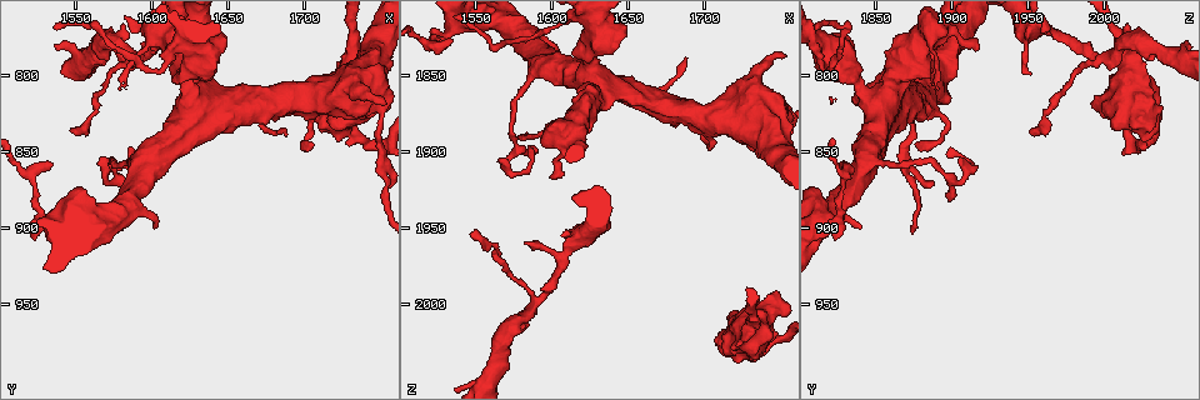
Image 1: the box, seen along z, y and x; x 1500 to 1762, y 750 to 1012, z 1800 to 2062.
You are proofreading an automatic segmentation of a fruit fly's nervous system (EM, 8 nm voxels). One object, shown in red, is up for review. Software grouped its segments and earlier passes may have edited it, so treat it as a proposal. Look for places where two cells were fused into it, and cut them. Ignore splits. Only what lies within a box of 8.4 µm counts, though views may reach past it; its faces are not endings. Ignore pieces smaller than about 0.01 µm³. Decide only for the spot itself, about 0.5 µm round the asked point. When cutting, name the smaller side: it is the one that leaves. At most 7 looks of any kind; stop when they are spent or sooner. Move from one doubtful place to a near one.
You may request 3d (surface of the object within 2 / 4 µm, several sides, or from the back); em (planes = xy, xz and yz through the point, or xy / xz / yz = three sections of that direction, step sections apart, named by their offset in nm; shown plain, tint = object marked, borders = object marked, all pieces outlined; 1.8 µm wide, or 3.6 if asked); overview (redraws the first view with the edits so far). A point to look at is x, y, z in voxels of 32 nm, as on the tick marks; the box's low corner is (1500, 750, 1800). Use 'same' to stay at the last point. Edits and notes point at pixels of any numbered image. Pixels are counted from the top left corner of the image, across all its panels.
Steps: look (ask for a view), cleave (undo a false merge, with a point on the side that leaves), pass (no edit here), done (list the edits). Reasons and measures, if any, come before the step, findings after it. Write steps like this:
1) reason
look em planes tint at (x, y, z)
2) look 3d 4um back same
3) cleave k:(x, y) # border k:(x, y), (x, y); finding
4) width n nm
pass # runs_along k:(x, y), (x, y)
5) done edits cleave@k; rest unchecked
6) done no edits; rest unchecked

thick turns thin
look 3d 4um at (1734, 840, 2032)

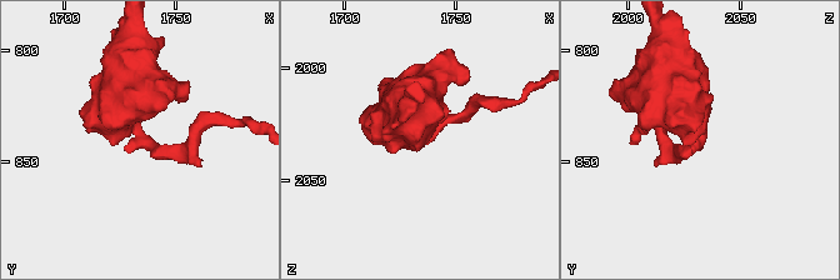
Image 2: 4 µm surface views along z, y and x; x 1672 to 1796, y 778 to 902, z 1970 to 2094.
now the EM
look em 3.6um planes tint at (1734, 841, 2032)

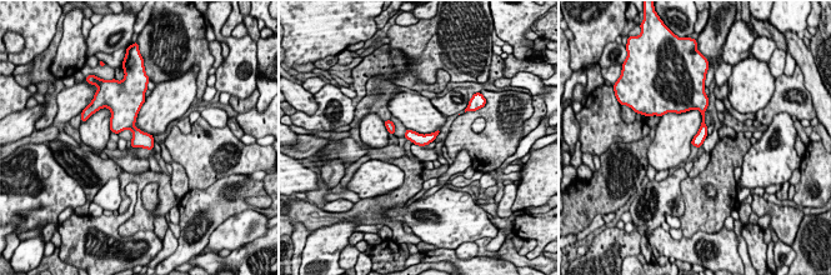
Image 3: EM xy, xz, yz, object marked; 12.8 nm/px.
pass # runs_along 3:(696, 104), (702, 110), (699, 144); all the same cell

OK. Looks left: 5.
thick turns thin
look em 3.6um planes tint at (1530, 894, 1822)

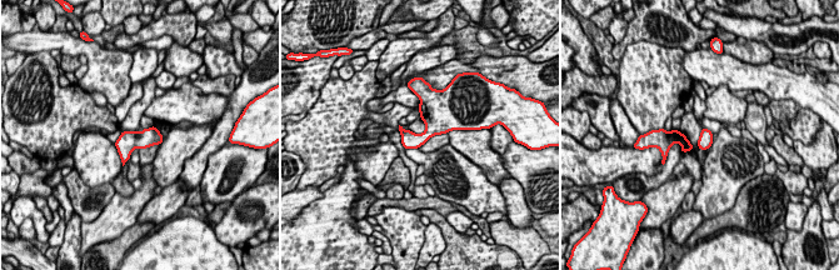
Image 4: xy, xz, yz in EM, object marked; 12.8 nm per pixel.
pass # continuous, no second cell

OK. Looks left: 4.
sharp bend
look em 3.6um planes tint at (1630, 784, 1818)

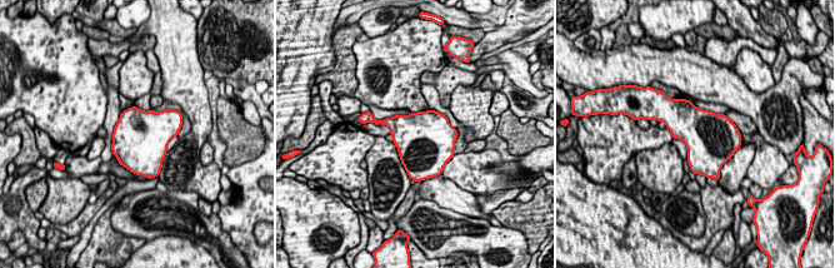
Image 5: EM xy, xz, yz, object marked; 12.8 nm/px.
pass # one cell here

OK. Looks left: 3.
done no edits; rest unchecked

